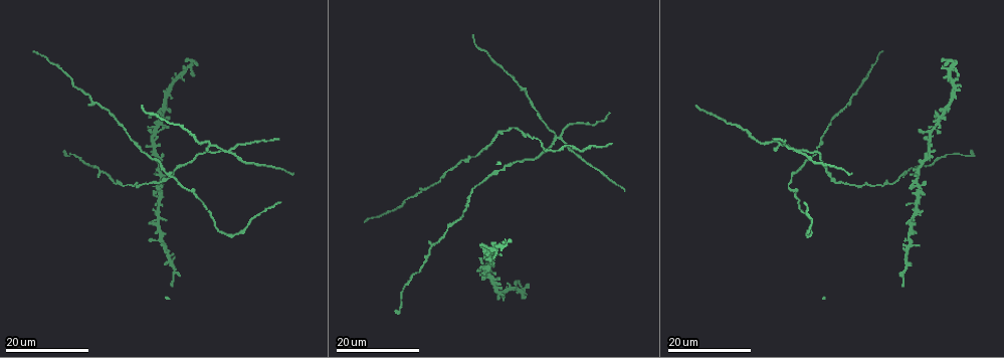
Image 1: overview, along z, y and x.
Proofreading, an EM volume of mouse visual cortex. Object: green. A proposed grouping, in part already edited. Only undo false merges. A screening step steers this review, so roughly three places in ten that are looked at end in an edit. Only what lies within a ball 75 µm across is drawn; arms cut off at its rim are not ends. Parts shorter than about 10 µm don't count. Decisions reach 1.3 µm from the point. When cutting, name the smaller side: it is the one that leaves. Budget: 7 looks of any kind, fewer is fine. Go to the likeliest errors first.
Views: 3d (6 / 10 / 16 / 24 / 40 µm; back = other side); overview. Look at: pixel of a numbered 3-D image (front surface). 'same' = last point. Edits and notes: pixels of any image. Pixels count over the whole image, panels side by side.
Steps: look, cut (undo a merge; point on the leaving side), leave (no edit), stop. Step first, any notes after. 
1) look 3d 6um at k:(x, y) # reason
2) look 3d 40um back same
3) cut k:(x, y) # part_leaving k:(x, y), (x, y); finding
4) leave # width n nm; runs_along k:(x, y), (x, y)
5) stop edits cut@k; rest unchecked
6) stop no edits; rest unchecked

look 3d 24um at 1:(225, 152) # four or more arms meet

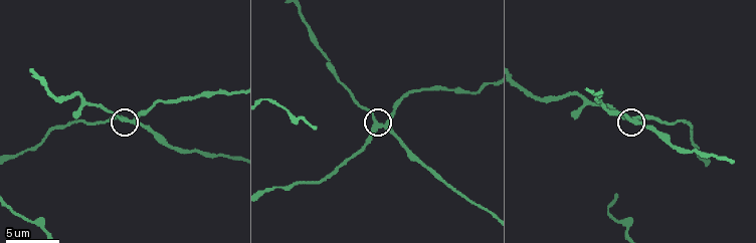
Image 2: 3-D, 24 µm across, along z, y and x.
look 3d 10um at 2:(378, 125)

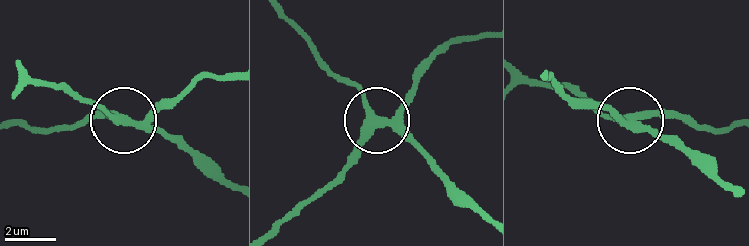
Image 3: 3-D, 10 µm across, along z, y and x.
leave # runs_along 3:(737, 127), (694, 127), (668, 113), (630, 117), (672, 133); one neuron here

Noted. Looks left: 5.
look 3d 16um at 1:(174, 168)

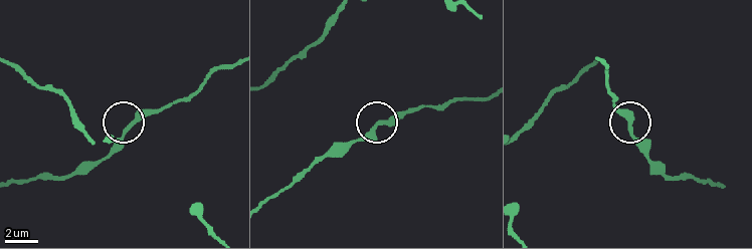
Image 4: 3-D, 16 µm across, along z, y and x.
look 3d 6um at 4:(380, 121)

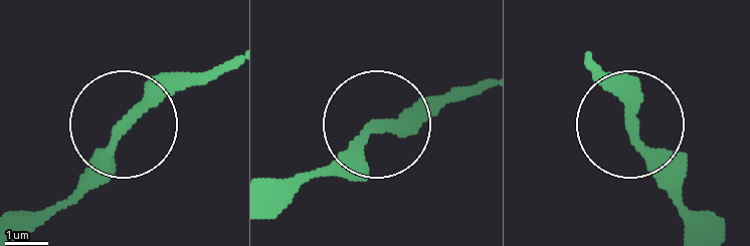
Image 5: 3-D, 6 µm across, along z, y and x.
leave # runs_along 5:(23, 228), (74, 189), (121, 128), (204, 73); continuous, no second neuron

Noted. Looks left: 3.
look 3d 24um at 1:(917, 184) # looks like a crossing

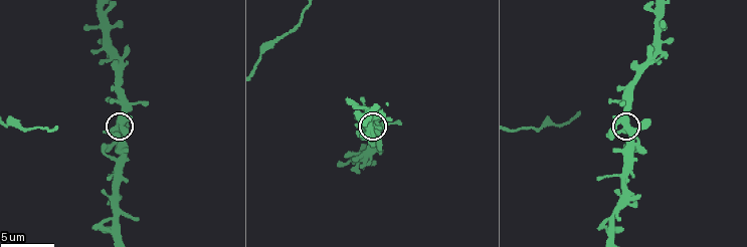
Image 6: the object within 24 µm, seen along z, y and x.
look 3d 10um at 6:(625, 124) # closer look

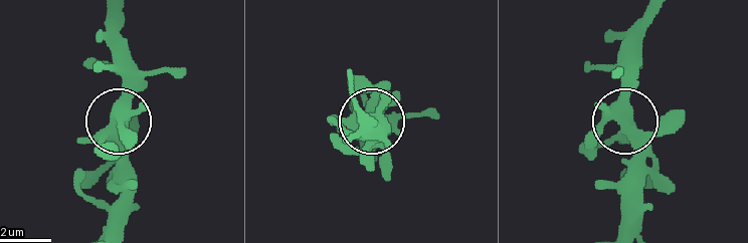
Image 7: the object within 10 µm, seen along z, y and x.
leave # one neuron here

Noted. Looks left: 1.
stop no edits; rest unchecked

